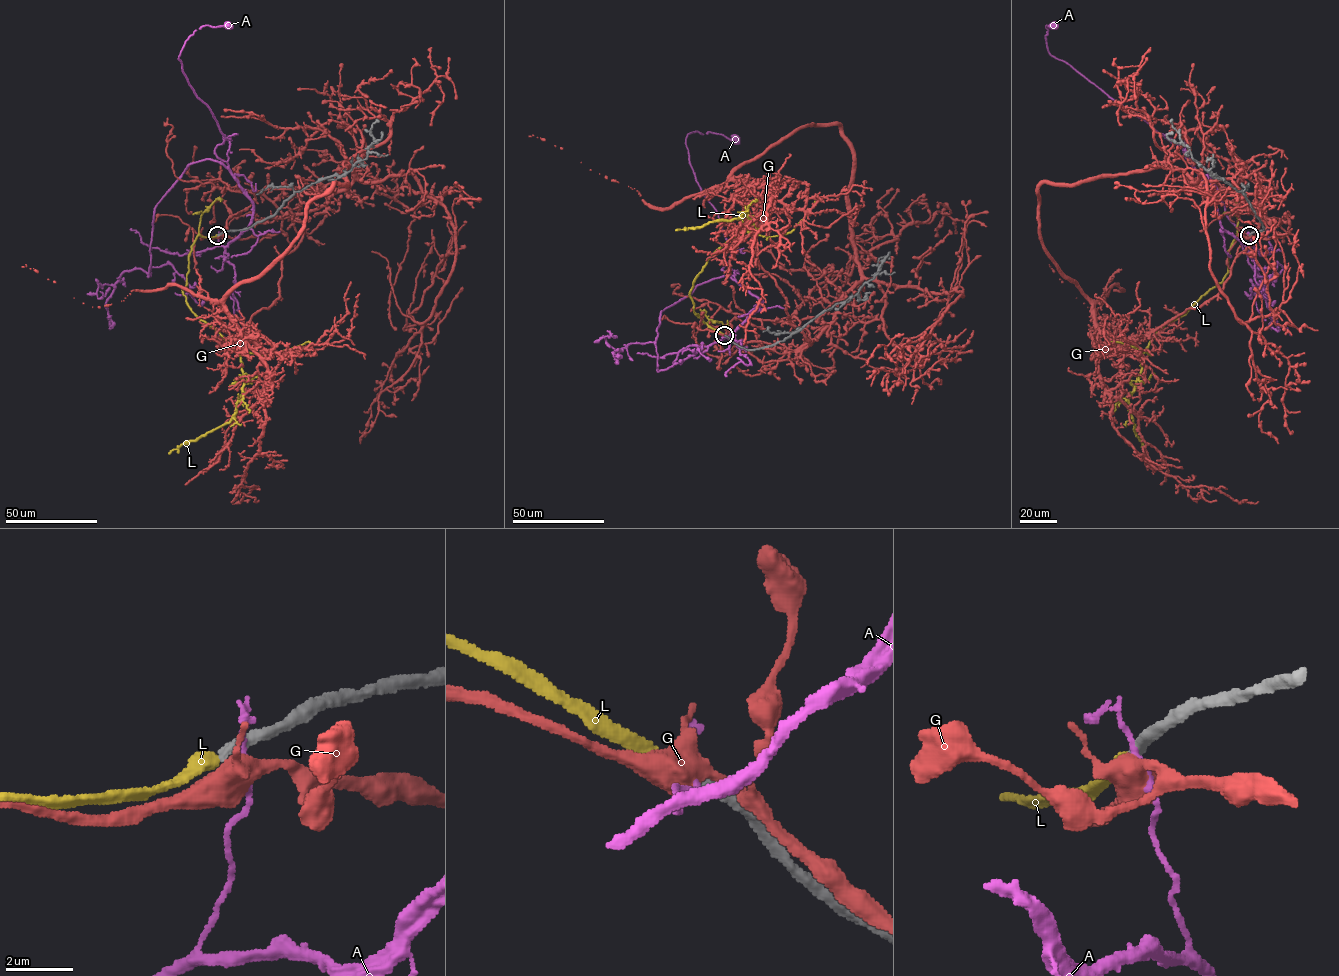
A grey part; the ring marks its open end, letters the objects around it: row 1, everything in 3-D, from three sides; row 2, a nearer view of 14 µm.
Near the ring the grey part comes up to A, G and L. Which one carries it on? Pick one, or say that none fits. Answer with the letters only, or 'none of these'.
L

